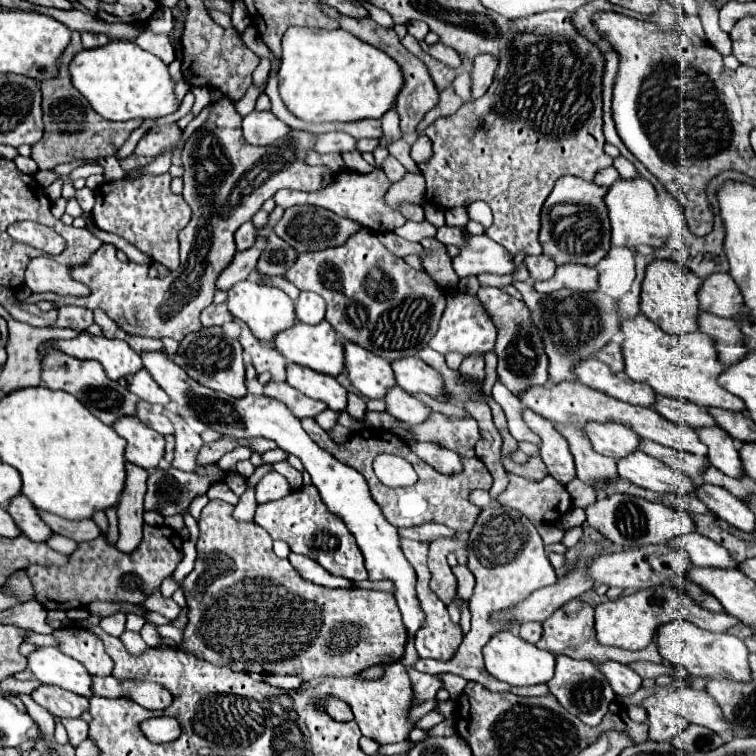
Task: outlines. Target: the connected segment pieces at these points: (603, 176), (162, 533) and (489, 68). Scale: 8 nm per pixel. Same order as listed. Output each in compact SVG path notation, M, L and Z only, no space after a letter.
M607 167L607 169L599 171L599 175L595 175L595 183L605 185L605 187L611 187L617 181L617 177L619 177L617 169L615 167Z
M143 527L143 541L131 555L123 555L105 541L101 535L95 541L81 543L63 567L27 567L27 575L33 581L35 599L43 605L67 603L67 609L85 607L91 601L129 601L143 603L155 589L161 587L179 561L183 559L183 537L171 527Z
M485 53L485 55L477 55L473 61L475 61L475 67L473 67L473 75L471 75L473 77L471 95L473 95L473 99L479 99L493 83L493 75L499 65L499 59L495 55Z

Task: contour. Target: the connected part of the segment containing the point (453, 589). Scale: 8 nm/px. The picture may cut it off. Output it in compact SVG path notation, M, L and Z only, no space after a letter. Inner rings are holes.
M463 535L453 539L437 539L431 543L428 552L428 568L431 572L430 588L445 603L449 605L457 593L457 579L447 563L447 555L467 544Z

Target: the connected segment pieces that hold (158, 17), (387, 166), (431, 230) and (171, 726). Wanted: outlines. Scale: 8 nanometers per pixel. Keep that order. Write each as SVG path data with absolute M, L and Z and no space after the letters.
M159 7L159 11L155 13L155 19L151 19L151 23L147 23L149 31L153 33L169 33L173 29L173 15L171 9L167 7Z
M389 155L387 159L385 159L385 163L383 163L383 167L381 167L383 171L385 171L385 175L387 175L387 179L391 181L391 183L395 183L395 181L399 181L399 179L403 179L405 177L405 167L393 157L393 155Z
M407 221L403 227L399 227L395 233L407 241L423 241L425 237L435 238L437 228L428 222Z
M157 717L143 721L141 731L153 743L169 743L179 737L179 723L173 717Z

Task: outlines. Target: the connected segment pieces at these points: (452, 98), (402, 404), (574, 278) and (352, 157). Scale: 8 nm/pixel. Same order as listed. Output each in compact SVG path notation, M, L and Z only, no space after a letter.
M449 85L449 87L445 87L445 89L439 93L439 97L441 97L439 107L435 107L431 113L427 113L427 115L425 115L423 123L419 123L419 131L417 131L417 133L423 133L423 127L427 127L427 123L431 123L433 119L453 115L453 113L463 105L463 101L455 95L455 91L453 91L453 87L451 87L451 85Z
M393 387L387 397L387 407L389 407L389 413L399 419L399 421L405 421L409 425L419 425L419 423L425 423L431 415L431 407L419 399L415 399L413 395L407 395L401 387Z
M559 265L555 275L547 281L535 281L533 289L539 293L553 293L557 289L573 289L573 291L595 291L597 285L597 269L587 265Z
M359 151L345 153L343 159L345 159L345 163L347 163L347 169L351 169L351 171L355 171L355 173L369 173L369 171L373 171L373 165L369 165L369 163L361 157Z

